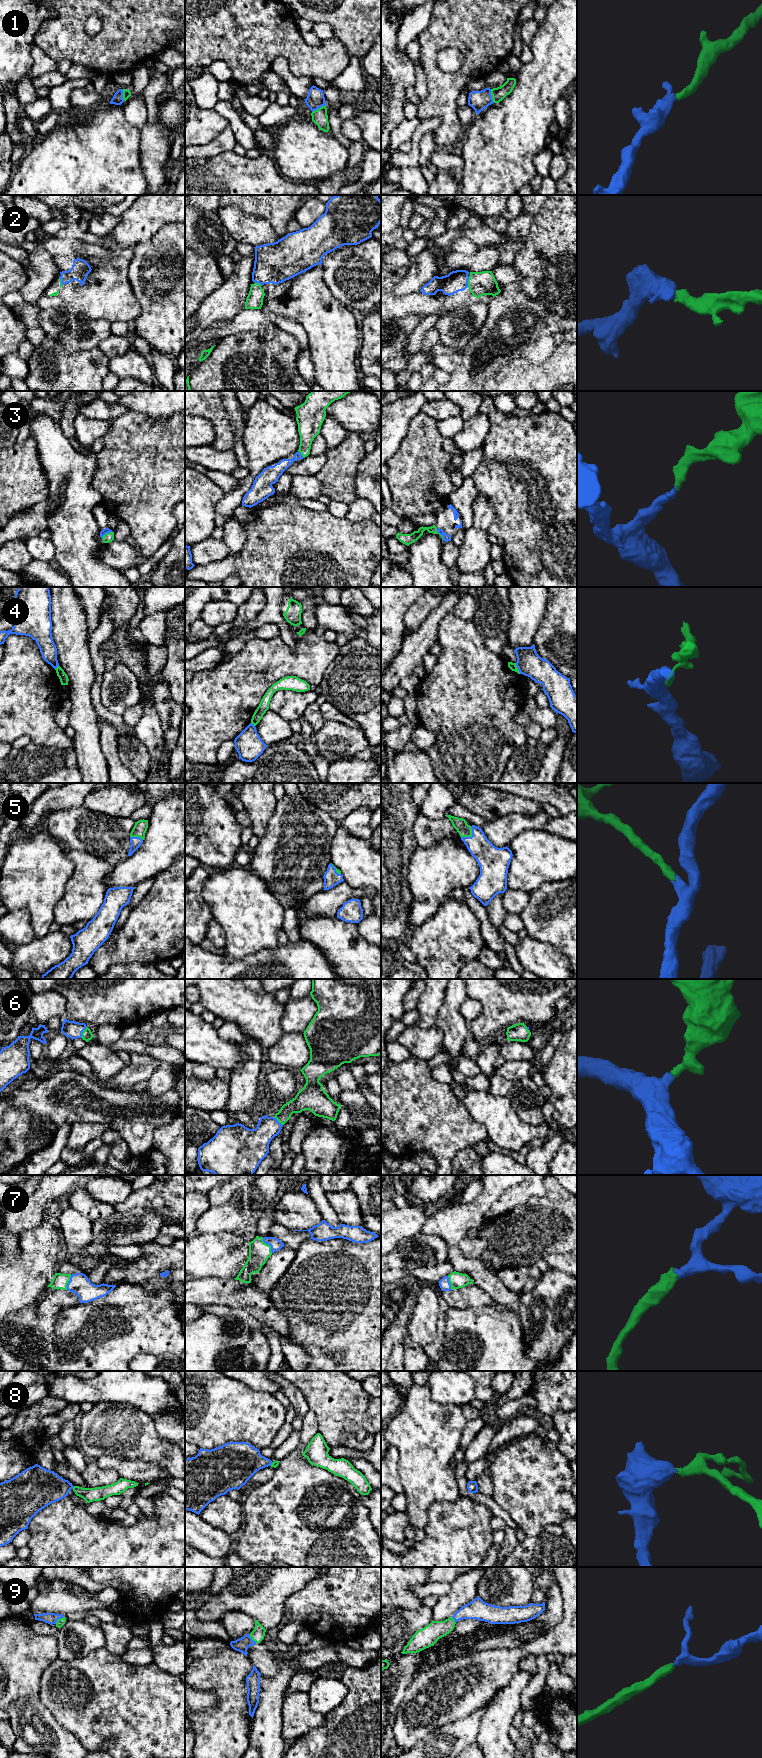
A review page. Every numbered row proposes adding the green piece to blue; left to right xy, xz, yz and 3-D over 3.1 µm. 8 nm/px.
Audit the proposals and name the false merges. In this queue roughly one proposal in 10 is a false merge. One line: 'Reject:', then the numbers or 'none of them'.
Reject: 4

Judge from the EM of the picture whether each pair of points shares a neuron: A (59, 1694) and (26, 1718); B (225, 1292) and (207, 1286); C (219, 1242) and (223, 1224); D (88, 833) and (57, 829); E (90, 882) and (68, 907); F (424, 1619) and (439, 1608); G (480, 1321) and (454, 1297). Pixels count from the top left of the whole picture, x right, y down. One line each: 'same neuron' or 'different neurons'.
A: different neurons
B: same neuron
C: different neurons
D: same neuron
E: same neuron
F: different neurons
G: different neurons

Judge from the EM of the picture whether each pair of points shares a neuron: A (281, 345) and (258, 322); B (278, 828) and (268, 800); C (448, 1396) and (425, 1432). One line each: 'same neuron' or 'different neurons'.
A: different neurons
B: different neurons
C: different neurons

